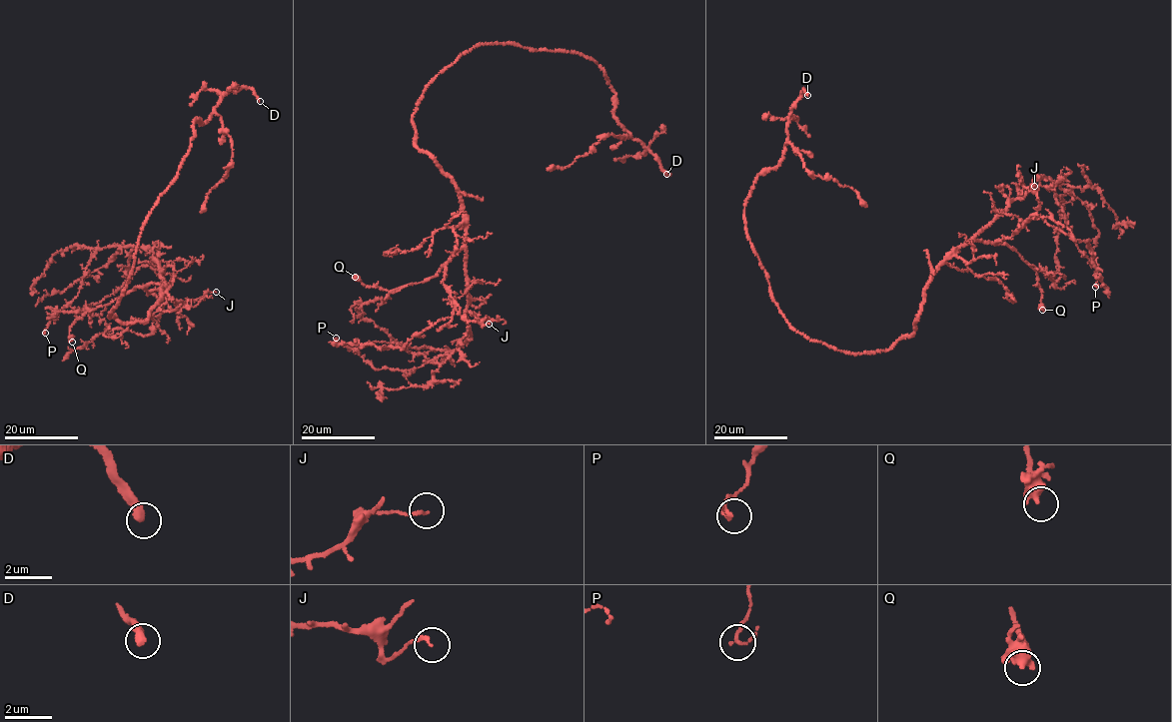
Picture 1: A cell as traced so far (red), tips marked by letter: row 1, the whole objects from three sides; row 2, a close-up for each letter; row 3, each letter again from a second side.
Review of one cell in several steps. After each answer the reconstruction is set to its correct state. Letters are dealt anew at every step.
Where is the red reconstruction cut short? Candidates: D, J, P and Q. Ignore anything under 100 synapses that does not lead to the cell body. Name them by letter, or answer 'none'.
D

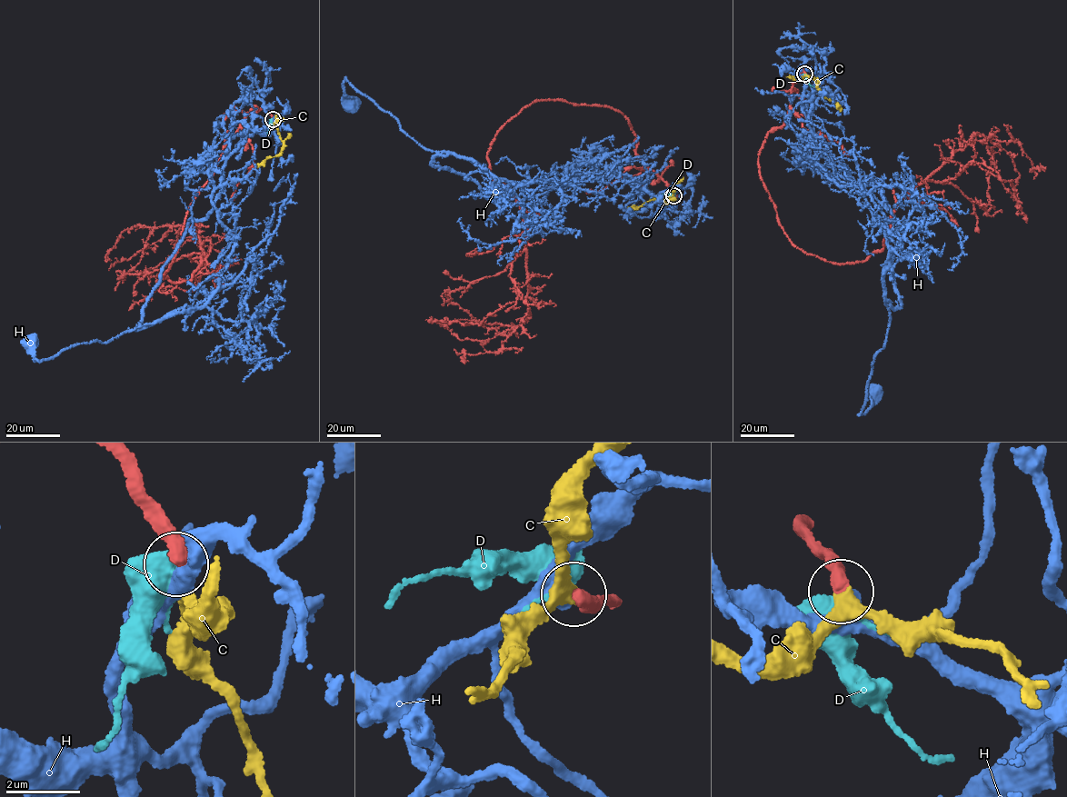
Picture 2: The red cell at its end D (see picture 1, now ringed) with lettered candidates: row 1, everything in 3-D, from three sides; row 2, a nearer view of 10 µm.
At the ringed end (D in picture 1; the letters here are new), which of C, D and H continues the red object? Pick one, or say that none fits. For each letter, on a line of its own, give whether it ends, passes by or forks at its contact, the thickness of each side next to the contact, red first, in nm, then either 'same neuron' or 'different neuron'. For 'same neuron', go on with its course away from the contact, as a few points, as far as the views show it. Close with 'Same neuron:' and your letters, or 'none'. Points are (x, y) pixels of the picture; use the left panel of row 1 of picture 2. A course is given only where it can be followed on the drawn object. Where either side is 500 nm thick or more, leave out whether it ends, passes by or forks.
C: it passes by; 380 nm thick on the red side, 260 nm on the other; same neuron; it runs (274, 119), (284, 145), (278, 155), (265, 159), (256, 166)
D: it passes by; 360 nm thick on the red side, 480 nm on the other; different neuron
H: it passes by; 380 nm thick on the red side, 340 nm on the other; different neuron
Same neuron: C

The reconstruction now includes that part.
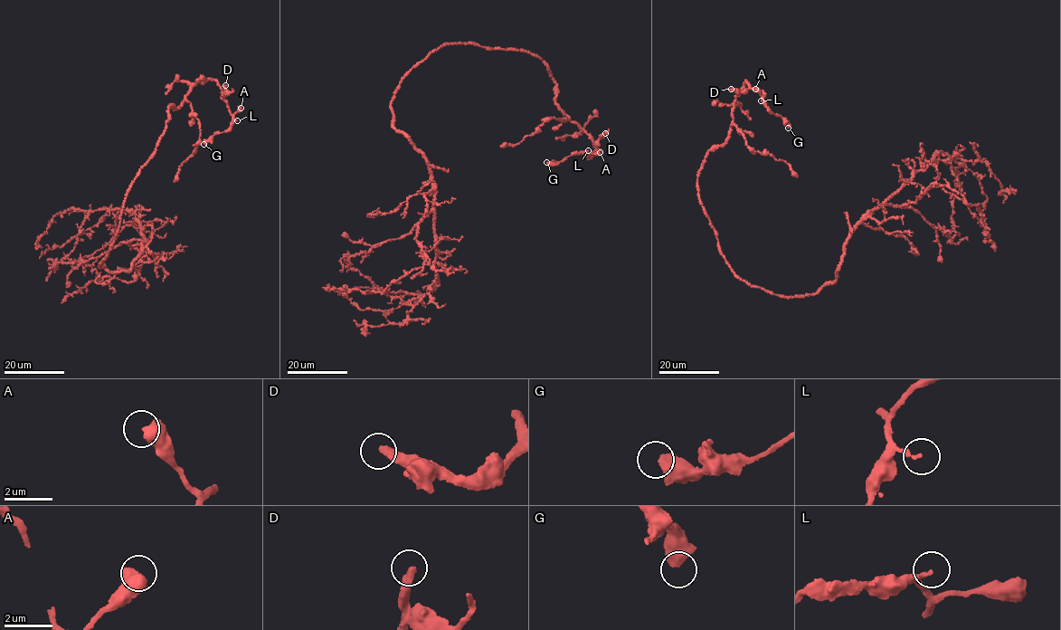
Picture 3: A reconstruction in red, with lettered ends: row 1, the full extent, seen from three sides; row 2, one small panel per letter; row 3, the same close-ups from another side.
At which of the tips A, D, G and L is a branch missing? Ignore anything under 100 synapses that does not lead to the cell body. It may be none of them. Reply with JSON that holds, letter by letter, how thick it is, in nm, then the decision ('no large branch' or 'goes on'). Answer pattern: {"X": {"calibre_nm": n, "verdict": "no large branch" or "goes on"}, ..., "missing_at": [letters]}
{"A": {"calibre_nm": 650, "verdict": "no large branch"}, "D": {"calibre_nm": 360, "verdict": "goes on"}, "G": {"calibre_nm": 600, "verdict": "no large branch"}, "L": {"calibre_nm": 150, "verdict": "no large branch"}, "missing_at": ["D"]}

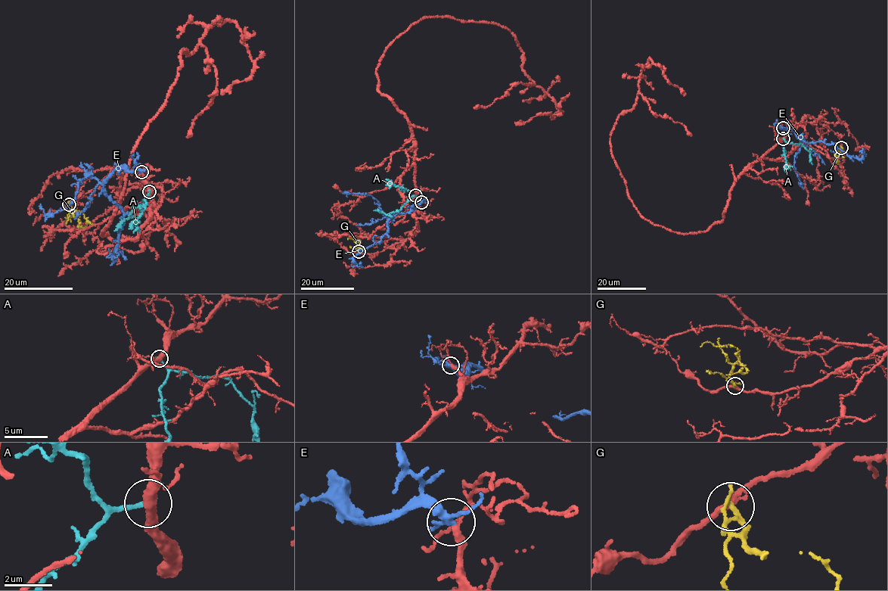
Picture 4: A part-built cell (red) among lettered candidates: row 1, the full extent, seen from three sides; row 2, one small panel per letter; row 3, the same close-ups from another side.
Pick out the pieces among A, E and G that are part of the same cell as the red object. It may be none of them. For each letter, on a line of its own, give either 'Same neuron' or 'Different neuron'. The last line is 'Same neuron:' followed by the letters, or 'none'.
A: Different neuron
E: Same neuron
G: Different neuron
Same neuron: E

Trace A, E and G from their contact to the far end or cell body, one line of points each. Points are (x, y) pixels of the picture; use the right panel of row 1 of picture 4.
A: (783, 138), (803, 145), (809, 152), (812, 164)
E: (783, 128), (785, 131), (790, 128), (805, 141), (821, 140), (832, 144), (859, 160), (862, 152)
G: (842, 147), (835, 155), (837, 160)

